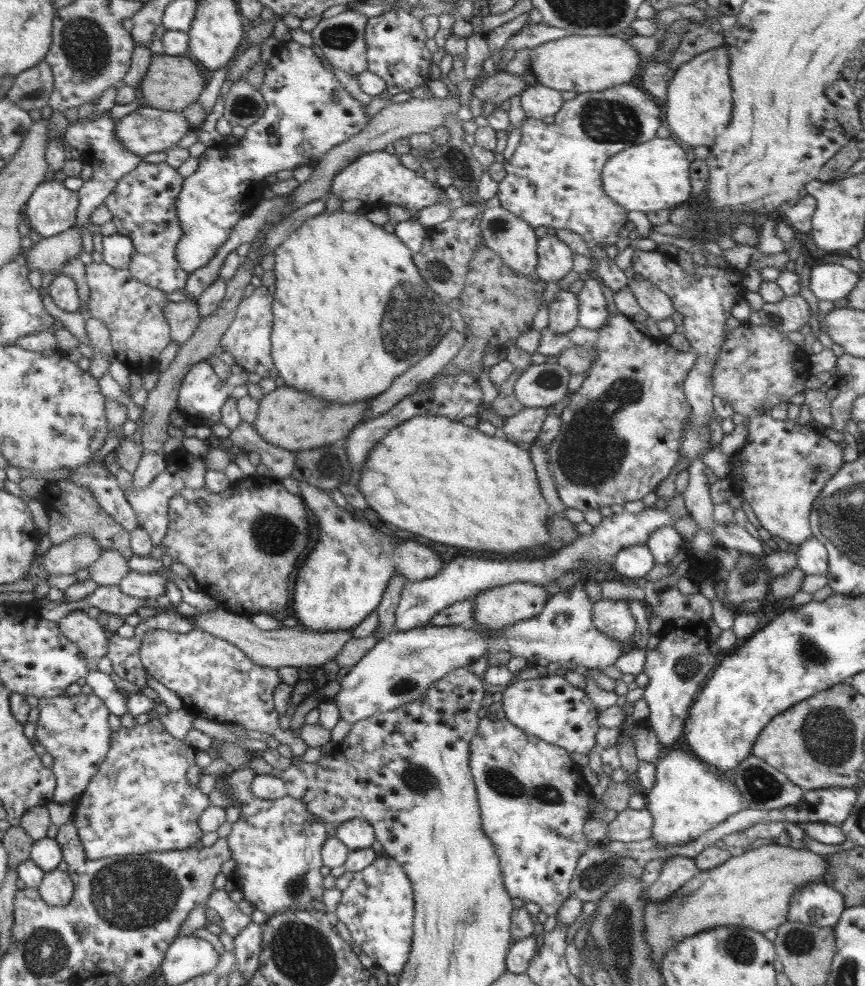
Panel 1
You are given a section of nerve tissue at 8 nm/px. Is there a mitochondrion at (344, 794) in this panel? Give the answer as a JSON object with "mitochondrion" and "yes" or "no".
{"mitochondrion":"no"}

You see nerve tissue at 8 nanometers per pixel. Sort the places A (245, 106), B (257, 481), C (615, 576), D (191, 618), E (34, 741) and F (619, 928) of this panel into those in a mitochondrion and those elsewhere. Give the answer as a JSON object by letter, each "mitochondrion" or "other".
{"A":"mitochondrion","B":"other","C":"other","D":"other","E":"other","F":"mitochondrion"}

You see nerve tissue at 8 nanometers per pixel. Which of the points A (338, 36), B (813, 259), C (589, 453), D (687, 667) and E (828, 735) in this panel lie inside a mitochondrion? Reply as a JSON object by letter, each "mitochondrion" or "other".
{"A":"mitochondrion","B":"other","C":"mitochondrion","D":"mitochondrion","E":"mitochondrion"}

